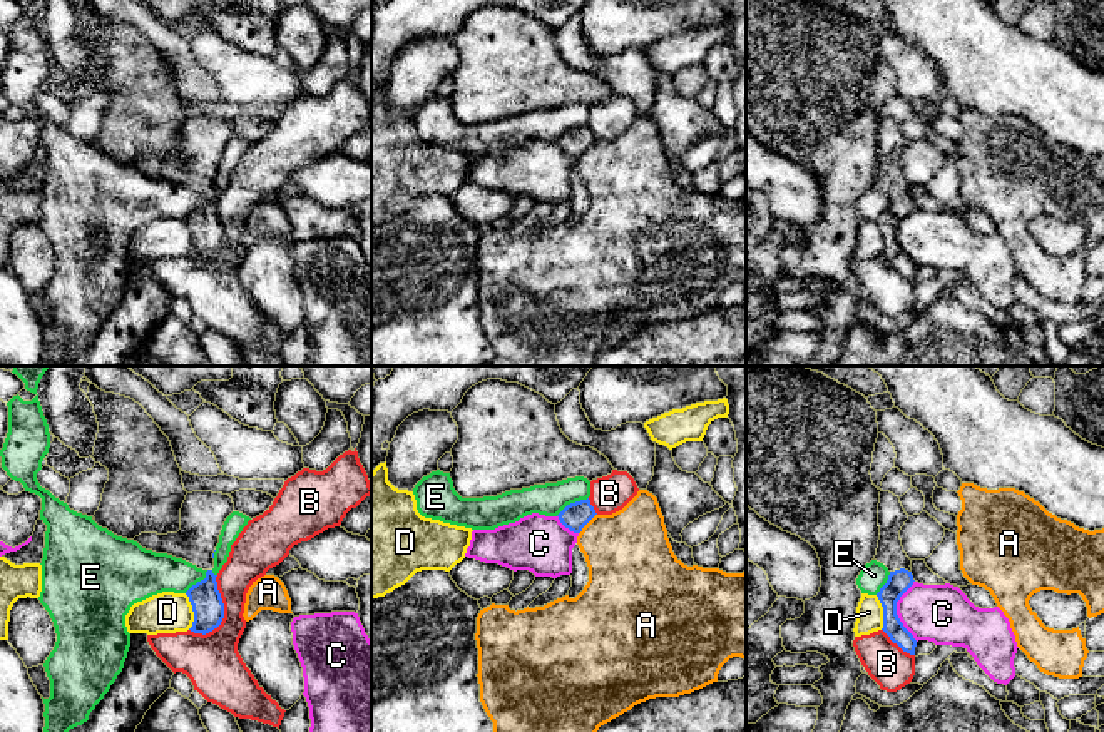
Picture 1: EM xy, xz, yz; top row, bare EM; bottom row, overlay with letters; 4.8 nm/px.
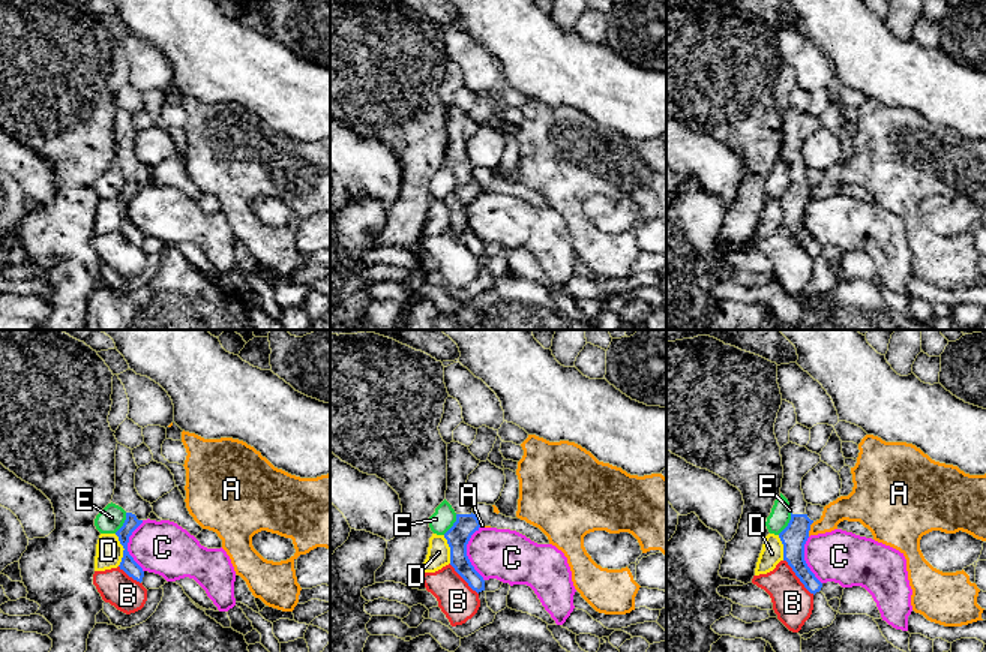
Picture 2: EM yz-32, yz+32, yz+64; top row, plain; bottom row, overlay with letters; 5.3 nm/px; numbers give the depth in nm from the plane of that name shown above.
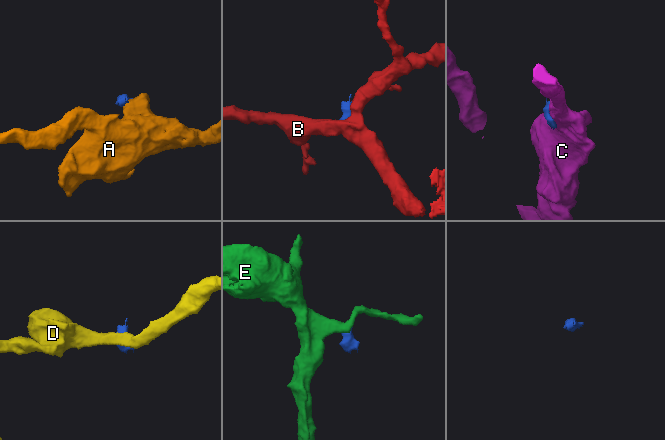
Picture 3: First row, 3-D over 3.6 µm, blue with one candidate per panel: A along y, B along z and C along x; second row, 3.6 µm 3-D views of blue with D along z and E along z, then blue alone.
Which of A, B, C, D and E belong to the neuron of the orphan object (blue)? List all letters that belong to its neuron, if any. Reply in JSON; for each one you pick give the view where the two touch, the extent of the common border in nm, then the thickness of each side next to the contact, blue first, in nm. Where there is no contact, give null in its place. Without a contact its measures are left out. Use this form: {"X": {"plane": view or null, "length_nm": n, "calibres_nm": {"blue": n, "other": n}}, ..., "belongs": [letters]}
{"belongs": []}

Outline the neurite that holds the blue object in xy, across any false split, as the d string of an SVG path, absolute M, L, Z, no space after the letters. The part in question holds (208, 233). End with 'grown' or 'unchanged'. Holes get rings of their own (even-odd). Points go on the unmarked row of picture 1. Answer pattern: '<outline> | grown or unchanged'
M192 117L182 129L177 159L141 159L134 164L146 175L182 184L206 197L206 204L186 217L194 237L189 254L194 259L206 261L224 244L224 229L212 194L222 150L233 137L234 129L229 120Z | grown

